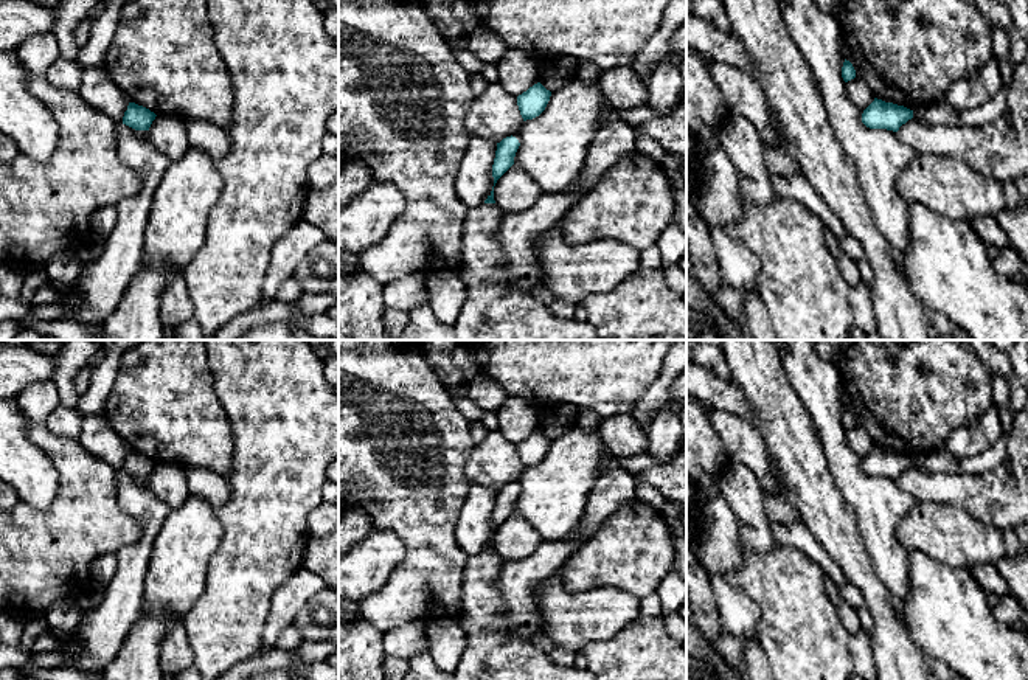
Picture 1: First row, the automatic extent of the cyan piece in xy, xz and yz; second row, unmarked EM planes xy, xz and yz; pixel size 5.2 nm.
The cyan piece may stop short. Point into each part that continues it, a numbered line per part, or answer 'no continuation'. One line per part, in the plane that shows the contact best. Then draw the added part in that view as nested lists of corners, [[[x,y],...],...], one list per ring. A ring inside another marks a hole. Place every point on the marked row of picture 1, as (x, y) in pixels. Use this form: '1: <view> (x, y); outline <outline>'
no continuation

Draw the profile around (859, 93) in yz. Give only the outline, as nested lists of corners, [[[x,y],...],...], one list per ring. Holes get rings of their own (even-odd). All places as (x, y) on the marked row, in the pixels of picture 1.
[[[859,78],[846,82],[846,95],[860,110],[865,110],[874,101],[874,95],[870,87]]]

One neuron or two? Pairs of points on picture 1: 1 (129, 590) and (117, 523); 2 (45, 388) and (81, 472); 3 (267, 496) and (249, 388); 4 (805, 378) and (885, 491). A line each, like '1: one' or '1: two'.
1: two
2: two
3: one
4: one

